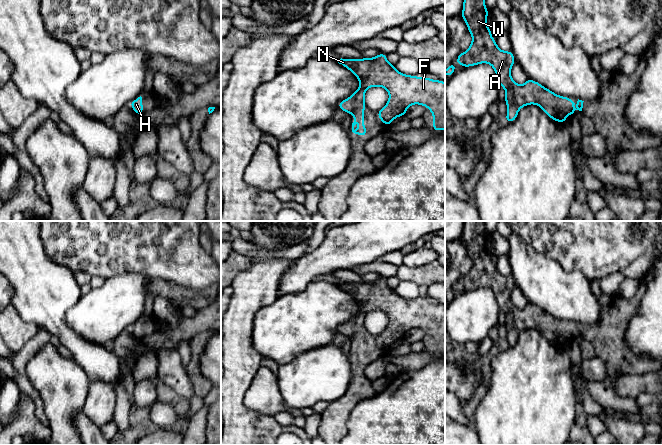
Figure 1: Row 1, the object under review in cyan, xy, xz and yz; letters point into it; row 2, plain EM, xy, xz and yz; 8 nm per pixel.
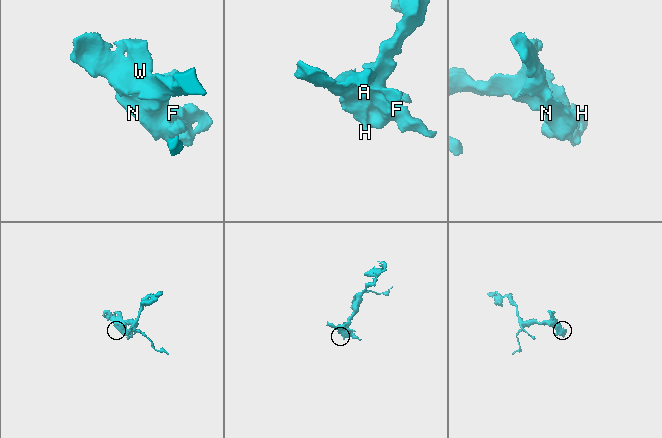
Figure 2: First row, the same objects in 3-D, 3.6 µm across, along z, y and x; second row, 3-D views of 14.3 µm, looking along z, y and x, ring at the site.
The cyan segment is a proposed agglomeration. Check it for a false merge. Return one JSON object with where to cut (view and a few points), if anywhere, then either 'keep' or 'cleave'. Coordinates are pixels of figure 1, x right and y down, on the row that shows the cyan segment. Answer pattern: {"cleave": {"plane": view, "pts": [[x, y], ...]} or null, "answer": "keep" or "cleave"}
{"cleave": null, "answer": "keep"}

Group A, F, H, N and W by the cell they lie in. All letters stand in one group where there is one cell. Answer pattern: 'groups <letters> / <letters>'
groups A F H N W

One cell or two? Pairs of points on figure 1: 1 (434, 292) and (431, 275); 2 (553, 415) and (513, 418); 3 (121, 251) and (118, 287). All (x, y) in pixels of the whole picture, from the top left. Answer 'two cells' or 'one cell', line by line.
1: two cells
2: one cell
3: two cells

